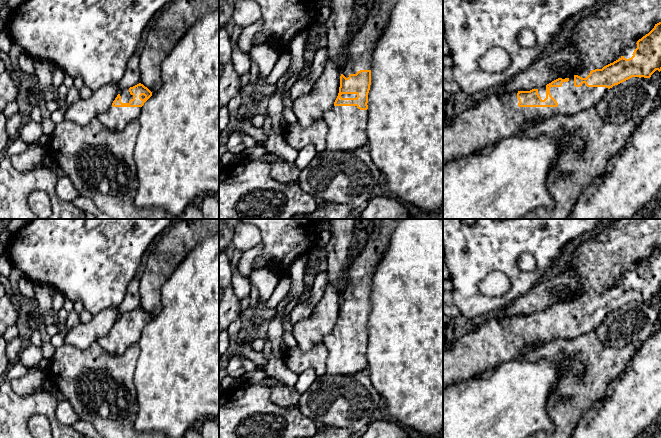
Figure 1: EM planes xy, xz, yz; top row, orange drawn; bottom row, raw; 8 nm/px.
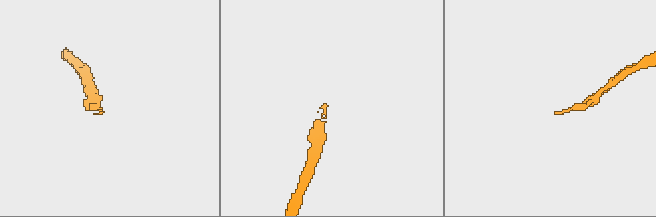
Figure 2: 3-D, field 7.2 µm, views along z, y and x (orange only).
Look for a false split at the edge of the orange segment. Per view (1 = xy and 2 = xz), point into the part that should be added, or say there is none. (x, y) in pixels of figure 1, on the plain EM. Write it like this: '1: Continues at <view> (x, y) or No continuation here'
1: Continues at xy (183, 235)
2: Continues at xz (360, 271)

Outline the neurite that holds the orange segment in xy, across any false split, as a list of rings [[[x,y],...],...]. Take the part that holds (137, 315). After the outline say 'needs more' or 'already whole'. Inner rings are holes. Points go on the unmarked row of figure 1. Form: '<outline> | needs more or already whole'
[[[176,219],[147,259],[140,277],[141,306],[129,313],[119,315],[112,330],[96,342],[112,355],[121,355],[130,346],[137,344],[141,331],[154,317],[158,316],[162,309],[160,291],[163,284],[199,243],[215,234],[219,234],[219,219]]] | needs more

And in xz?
[[[373,219],[373,233],[359,255],[349,262],[338,320],[334,330],[323,339],[328,357],[326,373],[319,377],[321,381],[335,375],[366,373],[373,276],[399,220]]] | needs more

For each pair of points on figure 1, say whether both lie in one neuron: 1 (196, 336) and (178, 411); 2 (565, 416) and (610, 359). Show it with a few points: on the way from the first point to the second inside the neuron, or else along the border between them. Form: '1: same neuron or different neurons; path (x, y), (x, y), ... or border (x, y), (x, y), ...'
1: same neuron; path (196, 355), (196, 361), (178, 380), (178, 392)
2: same neuron; path (572, 402), (599, 373)

